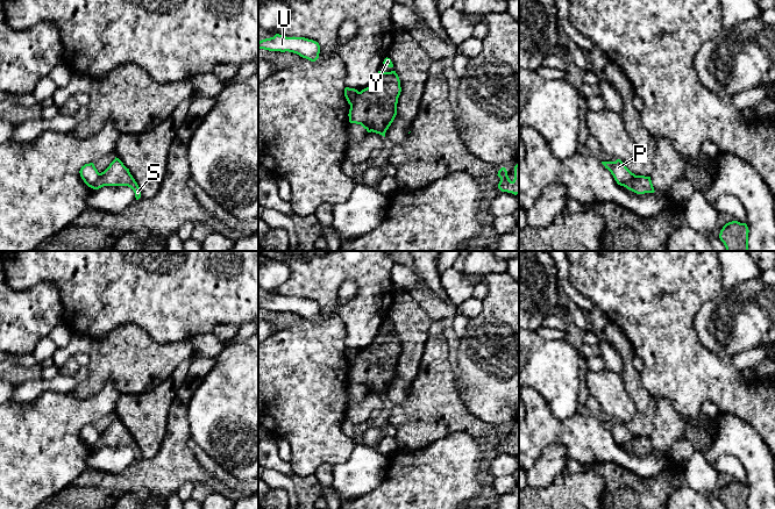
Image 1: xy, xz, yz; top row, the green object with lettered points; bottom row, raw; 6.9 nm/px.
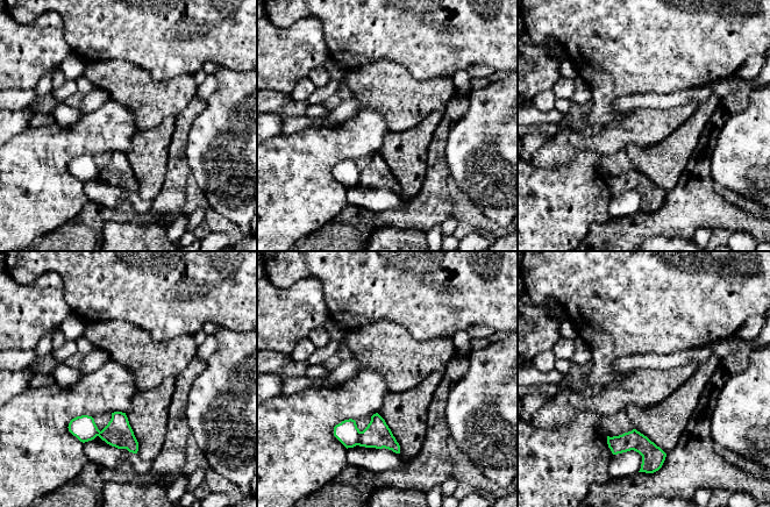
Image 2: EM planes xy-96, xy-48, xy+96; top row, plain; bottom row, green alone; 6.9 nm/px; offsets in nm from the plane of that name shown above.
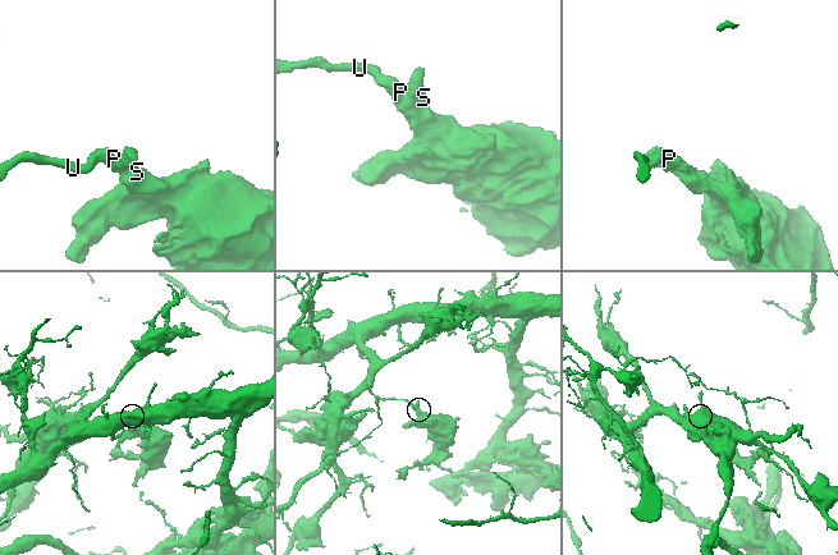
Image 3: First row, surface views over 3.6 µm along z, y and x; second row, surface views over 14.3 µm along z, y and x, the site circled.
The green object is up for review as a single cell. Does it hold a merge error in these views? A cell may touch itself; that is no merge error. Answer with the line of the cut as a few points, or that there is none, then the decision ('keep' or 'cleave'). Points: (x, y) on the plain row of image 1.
cut in xy along (100, 434), (91, 447); cleave

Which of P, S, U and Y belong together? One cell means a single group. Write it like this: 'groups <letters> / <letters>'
groups P U / S Y

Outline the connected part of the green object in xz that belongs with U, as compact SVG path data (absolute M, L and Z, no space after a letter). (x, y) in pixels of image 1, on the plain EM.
M276 294L273 297L265 299L258 302L258 309L280 313L293 313L311 322L319 318L320 306L313 300L305 297L286 297Z

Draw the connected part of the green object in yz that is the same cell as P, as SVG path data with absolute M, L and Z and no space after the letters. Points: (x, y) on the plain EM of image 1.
M617 420L616 422L602 422L602 424L611 432L614 440L620 446L625 446L625 444L635 436L624 425L620 420Z

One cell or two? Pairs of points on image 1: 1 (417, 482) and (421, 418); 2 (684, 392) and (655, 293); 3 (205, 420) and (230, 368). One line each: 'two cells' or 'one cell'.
1: two cells
2: one cell
3: one cell

